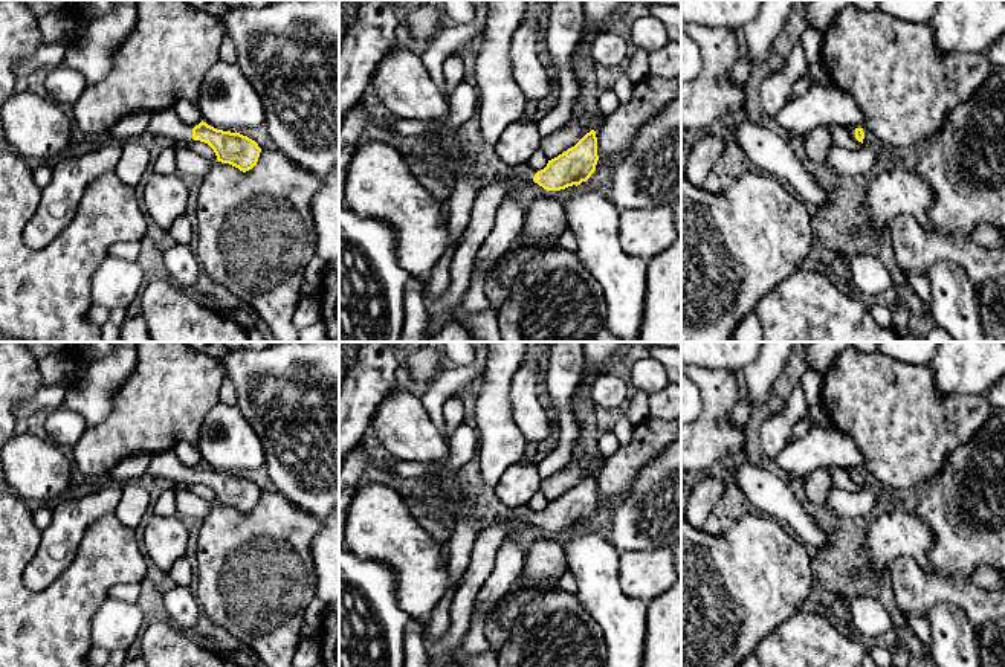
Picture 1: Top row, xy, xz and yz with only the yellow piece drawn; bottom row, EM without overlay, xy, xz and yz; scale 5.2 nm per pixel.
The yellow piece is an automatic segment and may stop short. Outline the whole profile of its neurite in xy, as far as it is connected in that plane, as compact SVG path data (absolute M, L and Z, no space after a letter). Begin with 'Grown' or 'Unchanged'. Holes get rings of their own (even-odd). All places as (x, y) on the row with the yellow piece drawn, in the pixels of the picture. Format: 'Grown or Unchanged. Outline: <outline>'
Grown. Outline: M174 108L153 111L147 131L174 140L177 147L188 145L192 139L205 142L214 150L218 162L229 163L243 172L257 165L261 153L255 140L237 131L217 130L203 121L194 128L188 127Z

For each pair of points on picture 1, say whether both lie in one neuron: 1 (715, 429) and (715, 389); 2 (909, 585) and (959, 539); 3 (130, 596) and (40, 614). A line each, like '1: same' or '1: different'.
1: same
2: same
3: different

